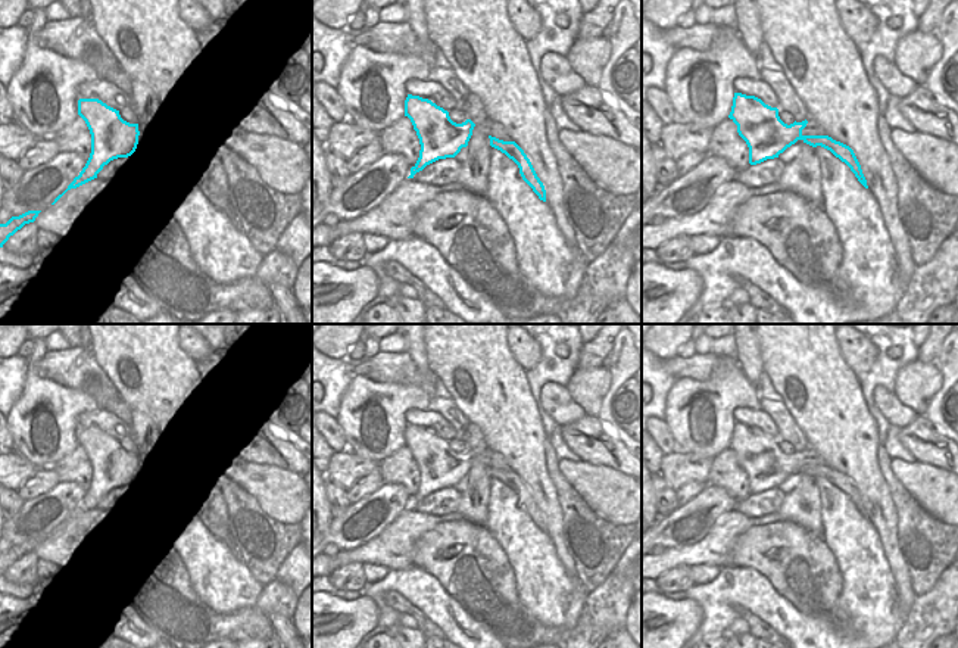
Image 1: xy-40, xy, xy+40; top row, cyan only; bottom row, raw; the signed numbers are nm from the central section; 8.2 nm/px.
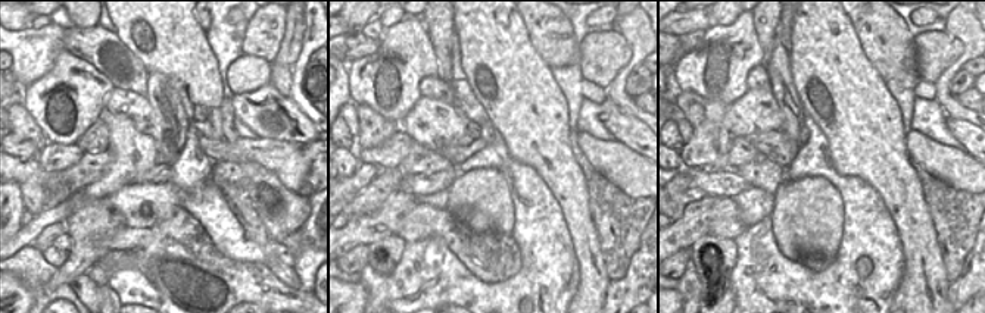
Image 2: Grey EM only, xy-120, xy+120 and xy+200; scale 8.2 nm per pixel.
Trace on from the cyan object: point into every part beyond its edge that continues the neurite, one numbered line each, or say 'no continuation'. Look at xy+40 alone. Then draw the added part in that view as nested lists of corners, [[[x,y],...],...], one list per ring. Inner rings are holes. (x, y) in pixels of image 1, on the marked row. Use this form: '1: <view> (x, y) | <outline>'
no continuation

